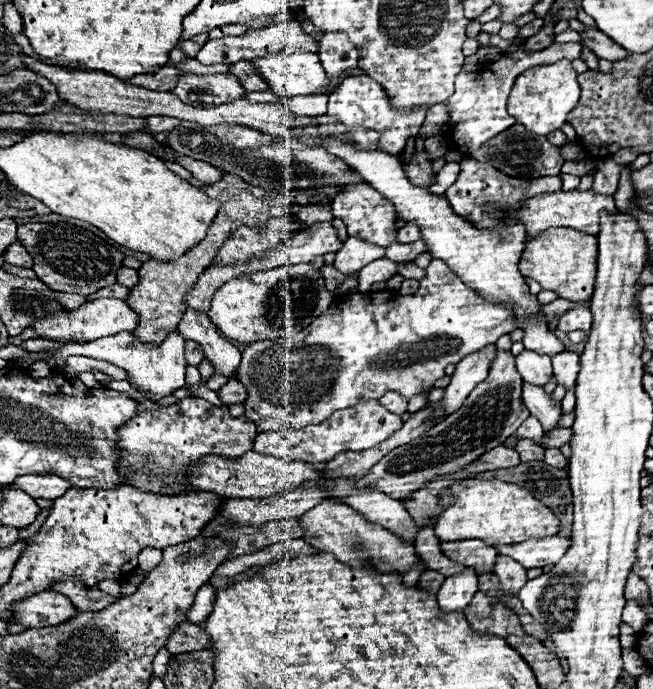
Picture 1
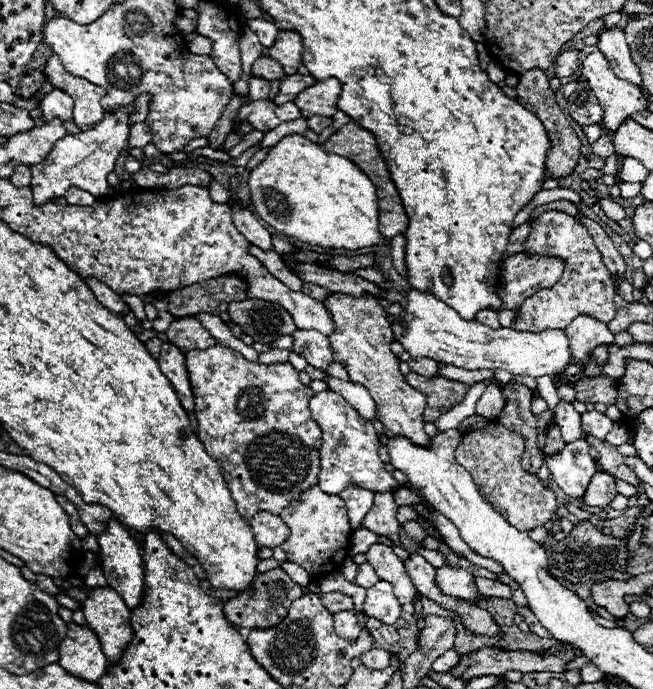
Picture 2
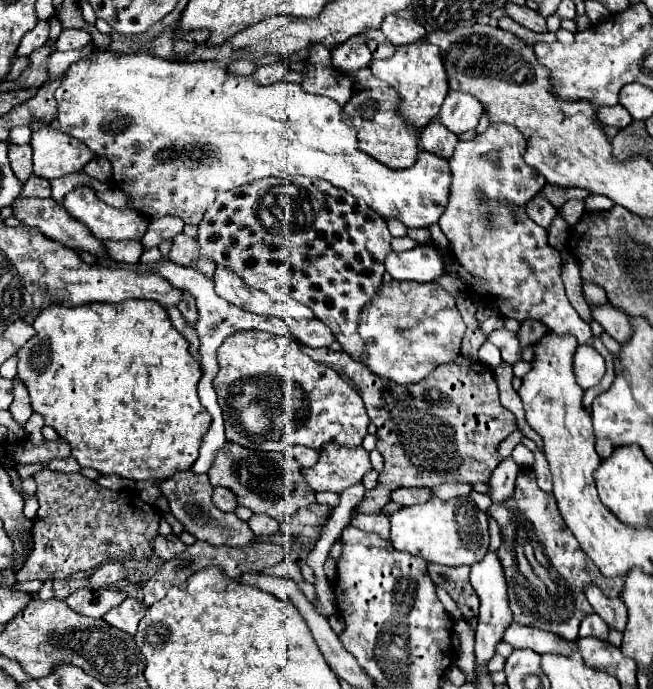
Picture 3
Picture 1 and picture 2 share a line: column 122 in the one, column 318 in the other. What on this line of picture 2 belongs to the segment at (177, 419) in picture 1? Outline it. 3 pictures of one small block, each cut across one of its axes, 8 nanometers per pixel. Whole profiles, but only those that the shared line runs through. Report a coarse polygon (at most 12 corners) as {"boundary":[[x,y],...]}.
{"boundary":[[184,358],[240,516],[318,484],[316,392],[290,362]]}

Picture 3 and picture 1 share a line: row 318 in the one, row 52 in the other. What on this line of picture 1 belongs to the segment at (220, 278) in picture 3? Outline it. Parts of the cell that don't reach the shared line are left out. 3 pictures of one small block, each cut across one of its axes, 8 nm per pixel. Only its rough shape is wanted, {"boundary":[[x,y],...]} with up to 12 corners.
{"boundary":[[312,52],[252,60],[278,96],[324,94],[328,74]]}

